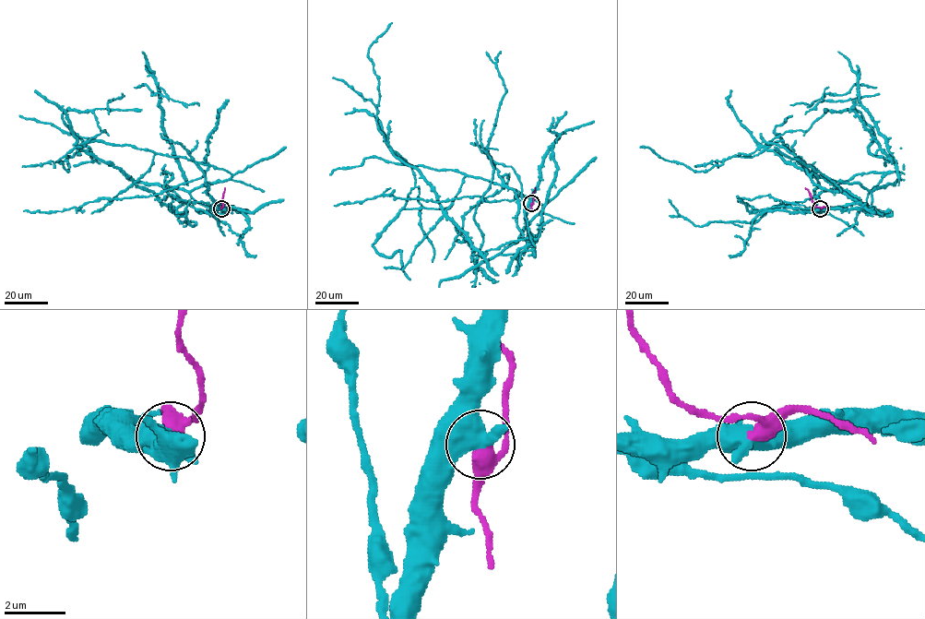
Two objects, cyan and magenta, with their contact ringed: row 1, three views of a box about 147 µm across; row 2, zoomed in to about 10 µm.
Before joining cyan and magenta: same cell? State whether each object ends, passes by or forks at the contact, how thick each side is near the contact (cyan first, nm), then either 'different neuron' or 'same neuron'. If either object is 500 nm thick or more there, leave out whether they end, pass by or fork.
cyan forks; magenta passes by; calibres 400 and 400 nm; different neuron

